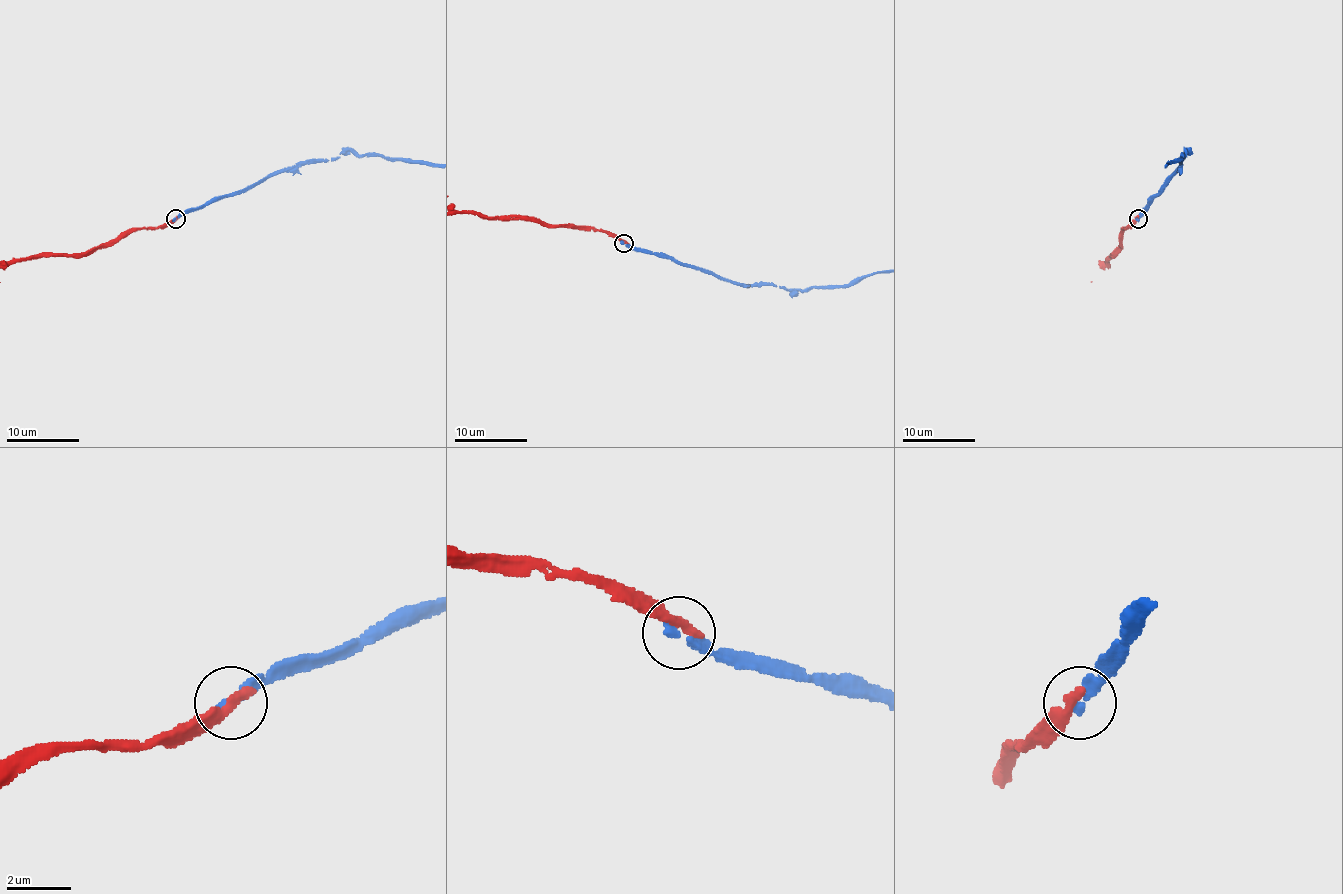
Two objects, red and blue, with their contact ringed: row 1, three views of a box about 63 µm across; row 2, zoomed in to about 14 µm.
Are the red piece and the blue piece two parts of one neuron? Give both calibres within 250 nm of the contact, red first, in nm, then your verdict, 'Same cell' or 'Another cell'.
Thickness 400 nm (red) against 280 nm. Another cell

